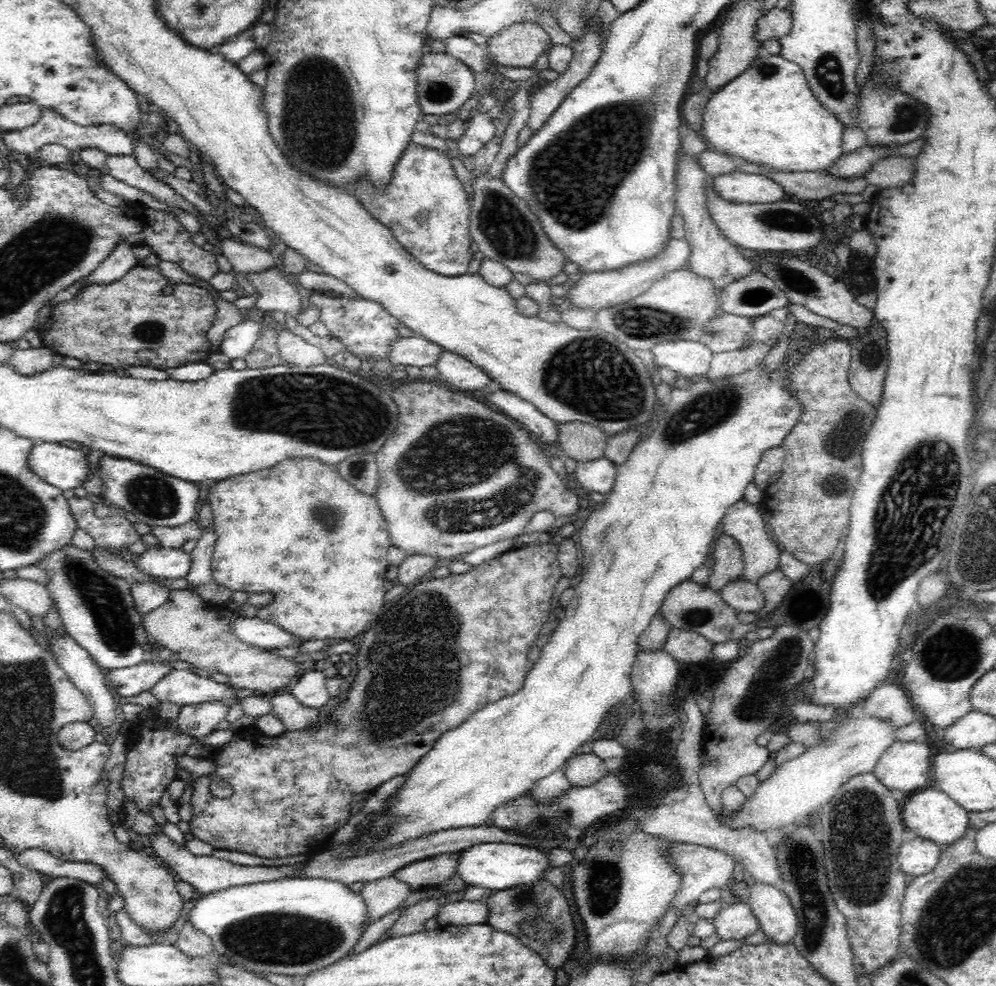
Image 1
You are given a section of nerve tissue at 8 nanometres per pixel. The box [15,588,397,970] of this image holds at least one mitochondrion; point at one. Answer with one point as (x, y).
(289, 940)

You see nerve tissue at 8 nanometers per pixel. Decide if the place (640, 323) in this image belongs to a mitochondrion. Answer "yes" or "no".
yes

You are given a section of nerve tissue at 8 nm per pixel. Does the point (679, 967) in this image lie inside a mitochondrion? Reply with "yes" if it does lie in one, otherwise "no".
no

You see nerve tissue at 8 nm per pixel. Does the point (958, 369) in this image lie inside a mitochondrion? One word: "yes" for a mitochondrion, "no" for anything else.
no

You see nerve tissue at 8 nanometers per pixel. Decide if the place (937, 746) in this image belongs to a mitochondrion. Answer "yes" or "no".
no

